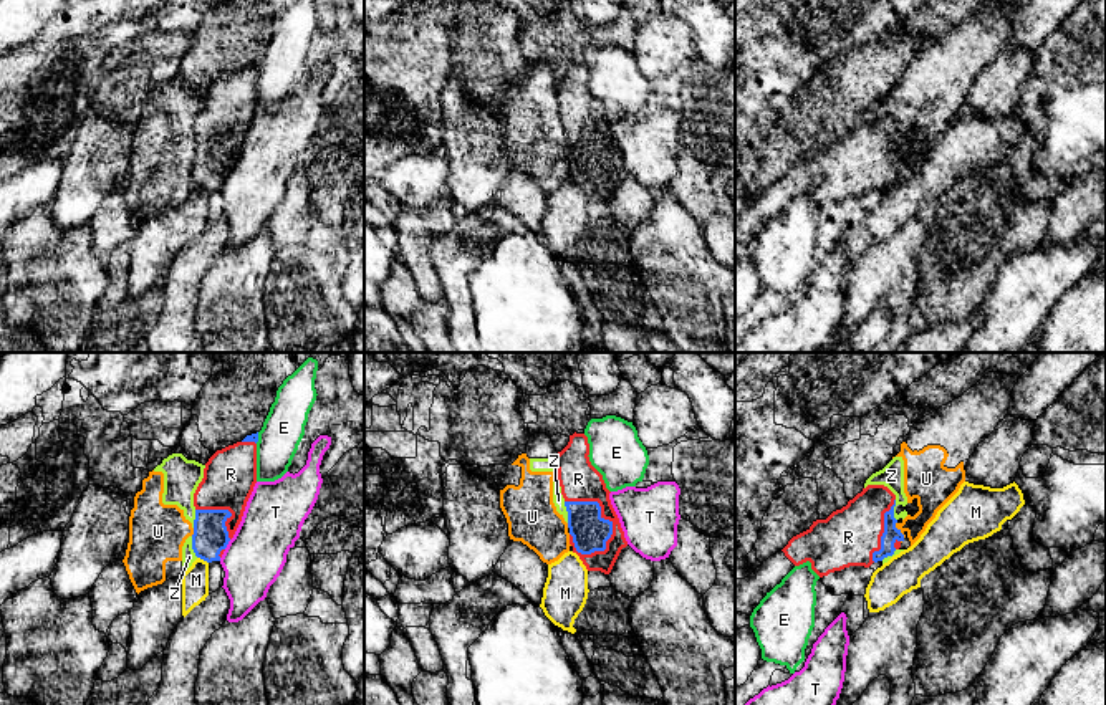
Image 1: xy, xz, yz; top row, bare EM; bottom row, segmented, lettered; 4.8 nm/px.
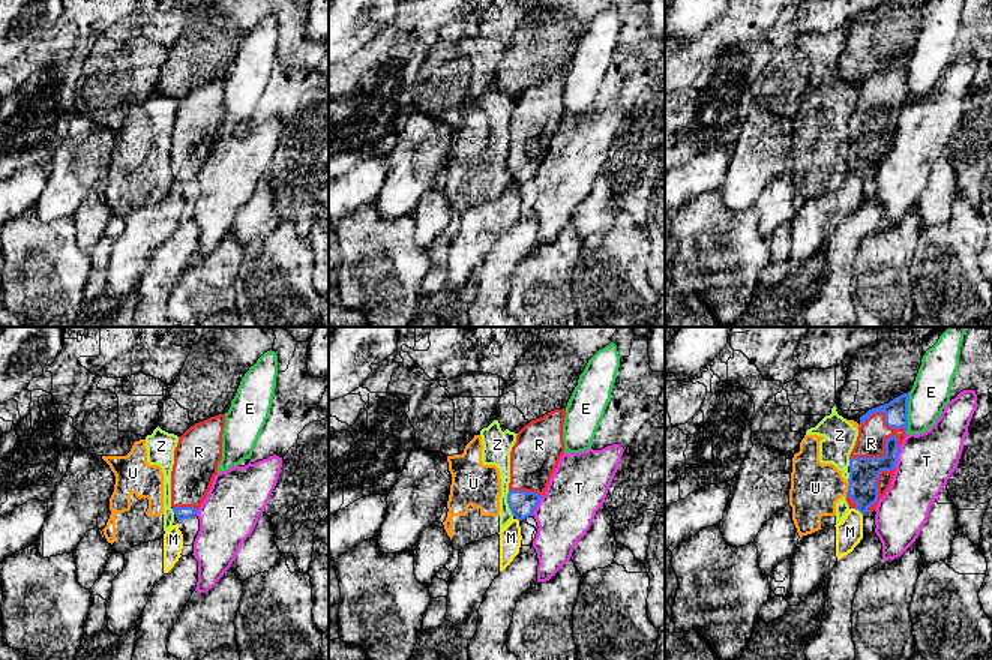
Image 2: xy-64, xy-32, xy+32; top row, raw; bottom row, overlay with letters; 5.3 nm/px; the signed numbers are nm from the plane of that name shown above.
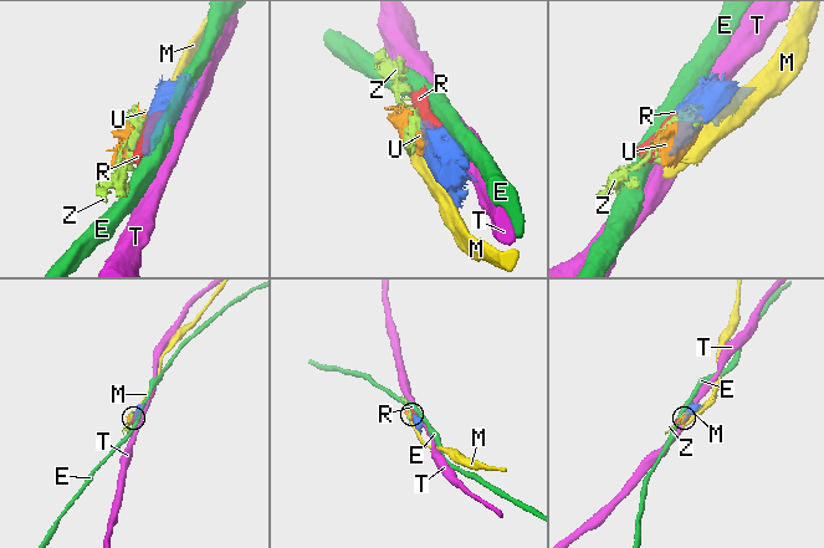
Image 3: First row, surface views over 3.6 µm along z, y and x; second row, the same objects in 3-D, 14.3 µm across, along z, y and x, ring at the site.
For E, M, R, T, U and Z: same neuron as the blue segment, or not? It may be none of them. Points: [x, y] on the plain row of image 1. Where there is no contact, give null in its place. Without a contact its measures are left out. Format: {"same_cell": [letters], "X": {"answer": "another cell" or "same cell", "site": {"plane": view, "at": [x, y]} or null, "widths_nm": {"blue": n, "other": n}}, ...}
{"same_cell": ["R"], "E": {"answer": "another cell", "site": {"plane": "xy", "at": [257, 67]}, "widths_nm": {"blue": 50, "other": 200}}, "M": {"answer": "another cell", "site": {"plane": "xy", "at": [202, 187]}, "widths_nm": {"blue": 170, "other": 130}}, "R": {"answer": "same cell", "site": {"plane": "xz", "at": [600, 141]}, "widths_nm": {"blue": 180, "other": 190}}, "T": {"answer": "another cell", "site": {"plane": "xy", "at": [227, 172]}, "widths_nm": {"blue": 170, "other": 300}}, "U": {"answer": "another cell", "site": {"plane": "yz", "at": [899, 159]}, "widths_nm": {"blue": 80, "other": 180}}, "Z": {"answer": "another cell", "site": {"plane": "xy", "at": [192, 176]}, "widths_nm": {"blue": 170, "other": 70}}}

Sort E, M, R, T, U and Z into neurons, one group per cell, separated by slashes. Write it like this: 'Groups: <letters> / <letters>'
Groups: E / M / R / T / U Z

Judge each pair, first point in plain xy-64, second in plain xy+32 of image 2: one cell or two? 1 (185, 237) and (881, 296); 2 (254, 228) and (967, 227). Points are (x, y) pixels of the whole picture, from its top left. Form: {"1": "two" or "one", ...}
{"1": "two", "2": "two"}

